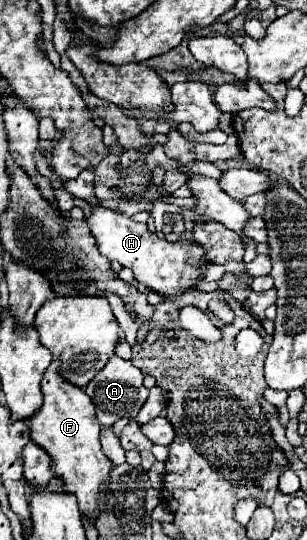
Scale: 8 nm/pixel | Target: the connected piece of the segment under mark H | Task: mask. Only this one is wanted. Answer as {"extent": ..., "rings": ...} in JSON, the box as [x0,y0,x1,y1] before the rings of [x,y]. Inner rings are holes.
{"extent":[86,203,204,297],"rings":[[[102,203],[90,205],[92,215],[86,219],[92,237],[96,239],[96,245],[102,255],[106,255],[110,261],[118,261],[124,267],[130,267],[138,283],[146,285],[148,289],[174,297],[186,289],[190,289],[198,277],[202,275],[200,265],[204,261],[204,249],[200,245],[184,241],[170,243],[166,239],[160,239],[154,231],[148,229],[146,223],[136,223],[130,215],[120,213],[118,209],[108,209]]]}

